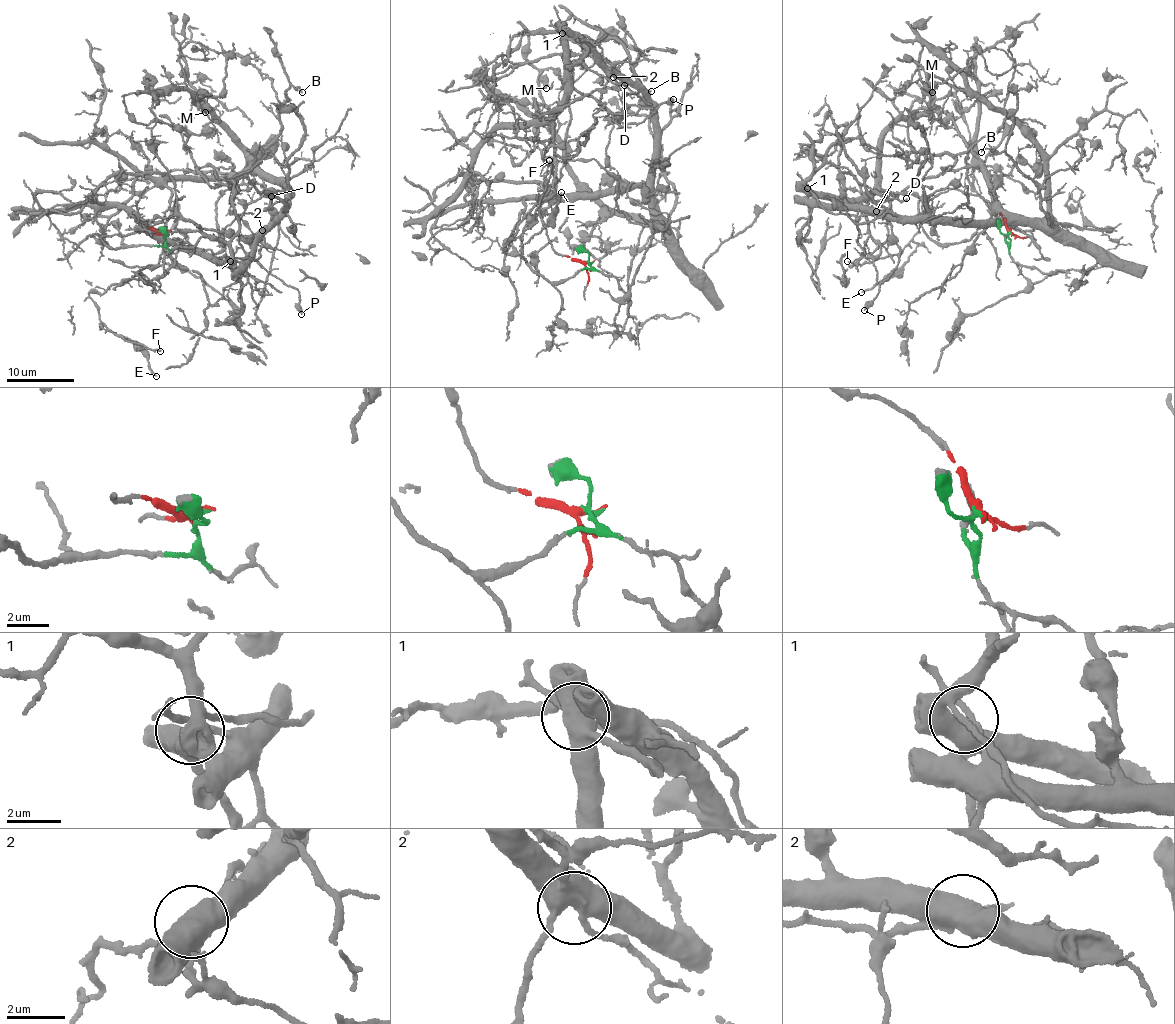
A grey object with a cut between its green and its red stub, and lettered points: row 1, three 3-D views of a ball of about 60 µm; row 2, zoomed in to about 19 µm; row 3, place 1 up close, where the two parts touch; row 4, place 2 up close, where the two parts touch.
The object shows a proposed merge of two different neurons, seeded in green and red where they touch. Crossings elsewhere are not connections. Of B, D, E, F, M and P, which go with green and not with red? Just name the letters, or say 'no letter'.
B, M, P

